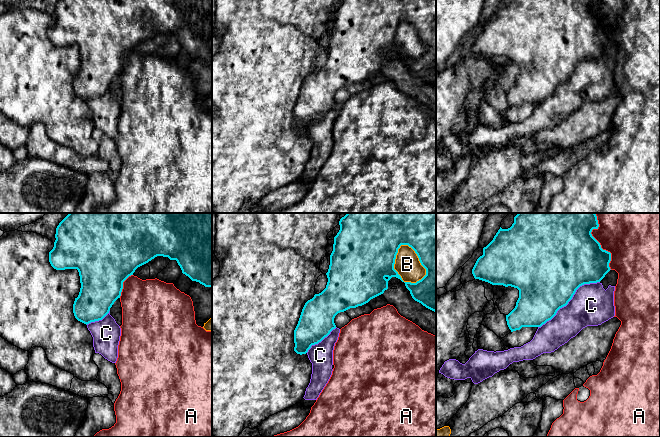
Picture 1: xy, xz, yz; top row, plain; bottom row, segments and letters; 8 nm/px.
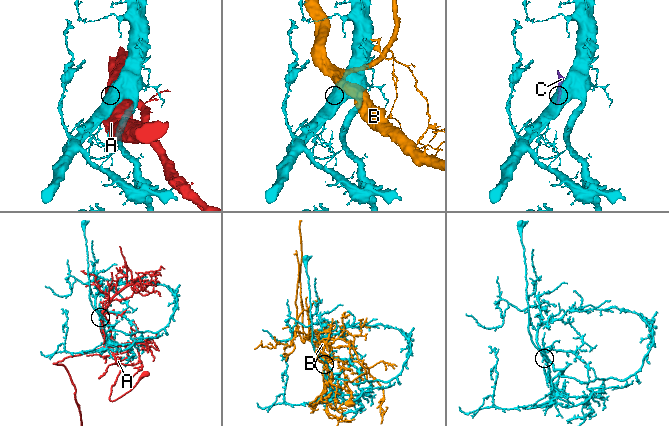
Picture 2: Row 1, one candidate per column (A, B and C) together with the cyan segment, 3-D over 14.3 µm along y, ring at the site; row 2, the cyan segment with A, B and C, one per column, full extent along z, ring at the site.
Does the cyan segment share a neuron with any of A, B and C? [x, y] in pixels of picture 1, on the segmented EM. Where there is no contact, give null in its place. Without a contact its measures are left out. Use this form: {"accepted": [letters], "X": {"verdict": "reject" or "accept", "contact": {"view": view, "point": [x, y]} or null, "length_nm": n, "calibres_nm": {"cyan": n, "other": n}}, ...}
{"accepted": [], "A": {"verdict": "reject", "contact": {"view": "yz", "point": [598, 242]}, "length_nm": 480, "calibres_nm": {"cyan": 480, "other": 460}}, "B": {"verdict": "reject", "contact": {"view": "xz", "point": [393, 268]}, "length_nm": 340, "calibres_nm": {"cyan": 480, "other": 200}}, "C": {"verdict": "reject", "contact": {"view": "yz", "point": [570, 299]}, "length_nm": 600, "calibres_nm": {"cyan": 500, "other": 340}}}

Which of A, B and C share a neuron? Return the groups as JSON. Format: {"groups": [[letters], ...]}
{"groups": [["A"], ["B"], ["C"]]}

